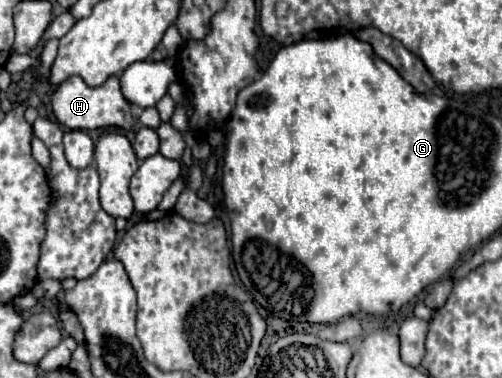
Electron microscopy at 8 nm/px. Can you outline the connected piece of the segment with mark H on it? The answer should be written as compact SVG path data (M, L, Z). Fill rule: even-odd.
M71 76L53 88L51 106L53 106L55 118L71 130L95 130L95 128L109 128L109 126L129 130L135 124L135 120L129 112L129 102L121 94L121 86L119 86L117 76L107 78L105 84L95 86L95 88L87 86L83 82L83 78Z

